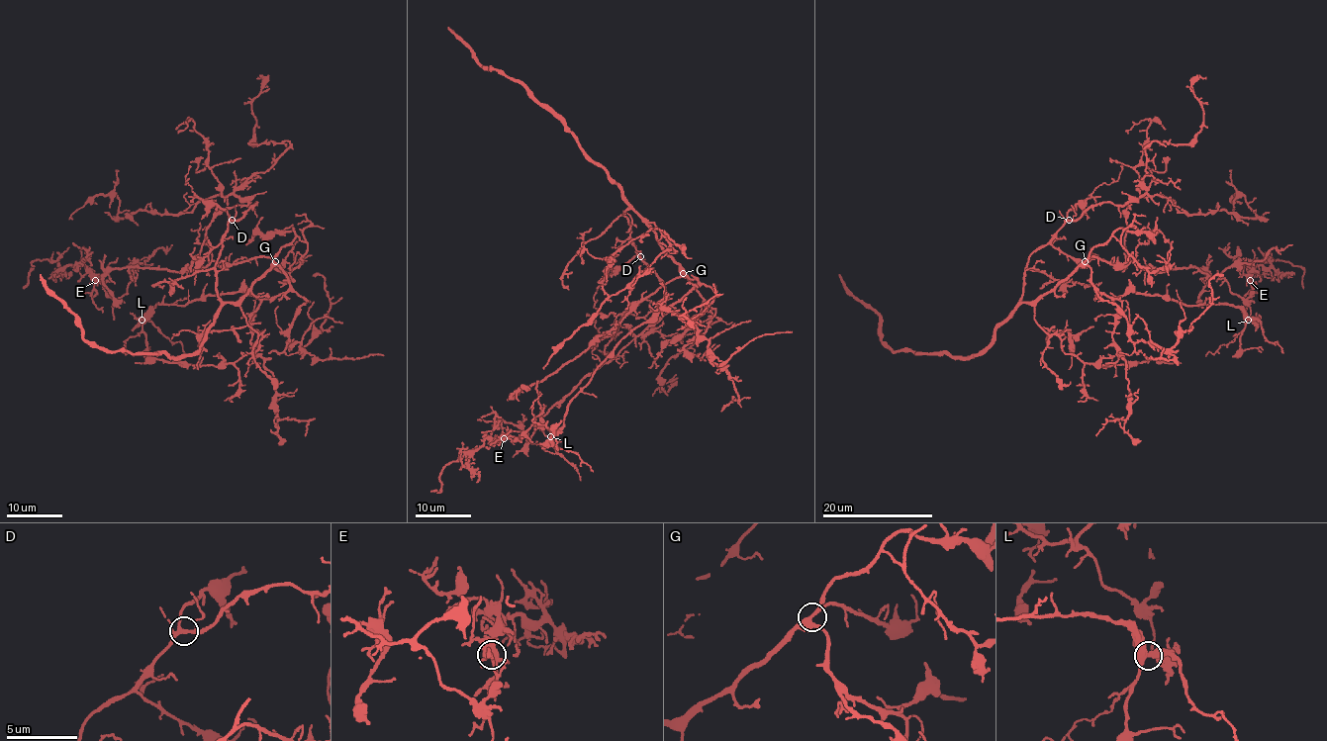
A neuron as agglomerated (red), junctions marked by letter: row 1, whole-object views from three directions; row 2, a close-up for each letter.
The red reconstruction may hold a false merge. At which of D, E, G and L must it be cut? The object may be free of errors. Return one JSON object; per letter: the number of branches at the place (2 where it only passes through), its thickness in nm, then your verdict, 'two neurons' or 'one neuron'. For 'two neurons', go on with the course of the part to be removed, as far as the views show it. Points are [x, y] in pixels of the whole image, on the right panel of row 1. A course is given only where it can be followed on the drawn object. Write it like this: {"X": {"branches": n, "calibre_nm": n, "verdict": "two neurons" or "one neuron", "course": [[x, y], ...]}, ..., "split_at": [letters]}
{"D": {"branches": 5, "calibre_nm": 240, "verdict": "one neuron"}, "E": {"branches": 7, "calibre_nm": 500, "verdict": "two neurons", "course": [[1250, 281], [1254, 272], [1260, 274], [1260, 265], [1271, 264], [1265, 258], [1280, 260], [1303, 270], [1303, 288]]}, "G": {"branches": 4, "calibre_nm": 380, "verdict": "one neuron"}, "L": {"branches": 3, "calibre_nm": 440, "verdict": "one neuron"}, "split_at": ["E"]}

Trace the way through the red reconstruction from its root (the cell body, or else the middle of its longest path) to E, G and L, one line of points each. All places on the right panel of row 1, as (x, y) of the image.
E: (1042, 295), (1089, 257), (1158, 271), (1194, 267), (1222, 277), (1246, 299), (1250, 281)
G: (1042, 295), (1053, 291), (1085, 261)
L: (1042, 295), (1088, 265), (1090, 282), (1107, 296), (1137, 292), (1185, 305), (1237, 306), (1248, 320)

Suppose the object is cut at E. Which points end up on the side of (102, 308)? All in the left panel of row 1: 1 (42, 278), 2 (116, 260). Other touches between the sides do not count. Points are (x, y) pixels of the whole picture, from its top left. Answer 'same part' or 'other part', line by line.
1: other part
2: same part

